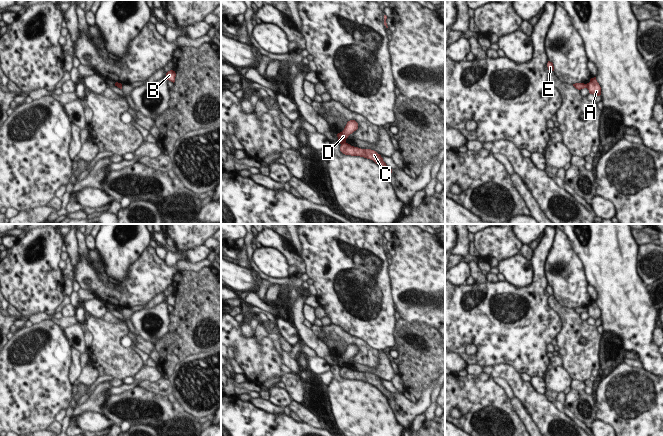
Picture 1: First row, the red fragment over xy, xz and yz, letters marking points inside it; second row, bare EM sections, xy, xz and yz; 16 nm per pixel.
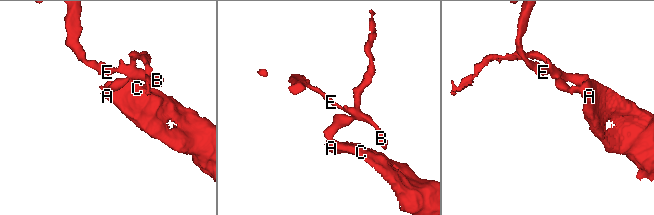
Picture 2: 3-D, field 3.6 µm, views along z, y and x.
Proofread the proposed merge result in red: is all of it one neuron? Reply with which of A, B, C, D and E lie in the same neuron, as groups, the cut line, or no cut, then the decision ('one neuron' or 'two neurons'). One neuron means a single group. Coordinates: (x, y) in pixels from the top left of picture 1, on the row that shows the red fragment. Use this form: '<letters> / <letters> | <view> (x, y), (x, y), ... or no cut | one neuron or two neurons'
A C / B D E | xz (345, 141), (341, 144) | two neurons

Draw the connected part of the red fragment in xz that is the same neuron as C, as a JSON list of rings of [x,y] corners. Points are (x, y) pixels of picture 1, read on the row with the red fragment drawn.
[[[344,142],[340,146],[340,151],[345,155],[351,156],[360,156],[370,160],[373,160],[376,164],[378,164],[384,171],[388,174],[392,173],[392,169],[389,168],[386,163],[383,161],[383,158],[376,151],[371,149],[361,149],[358,147],[351,146],[350,144]]]

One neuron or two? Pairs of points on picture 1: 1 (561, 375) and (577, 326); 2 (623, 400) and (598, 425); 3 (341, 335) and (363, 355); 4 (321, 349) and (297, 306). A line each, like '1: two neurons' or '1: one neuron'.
1: two neurons
2: two neurons
3: one neuron
4: one neuron

